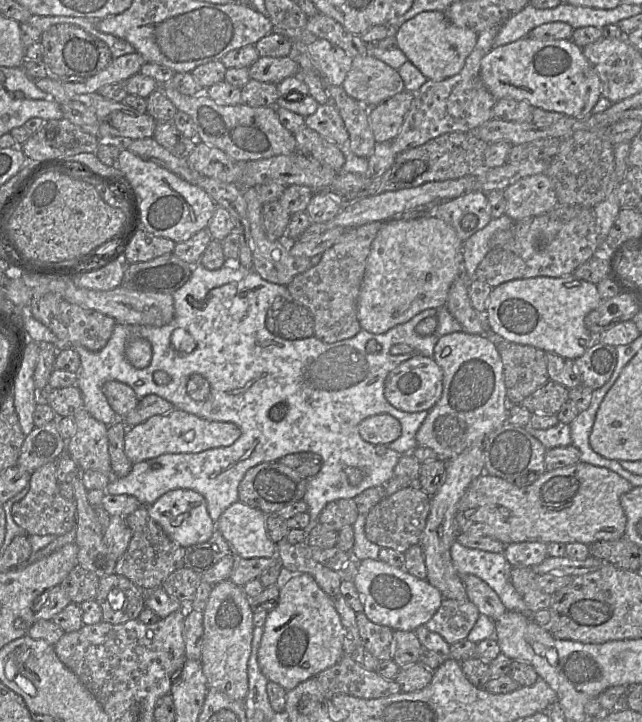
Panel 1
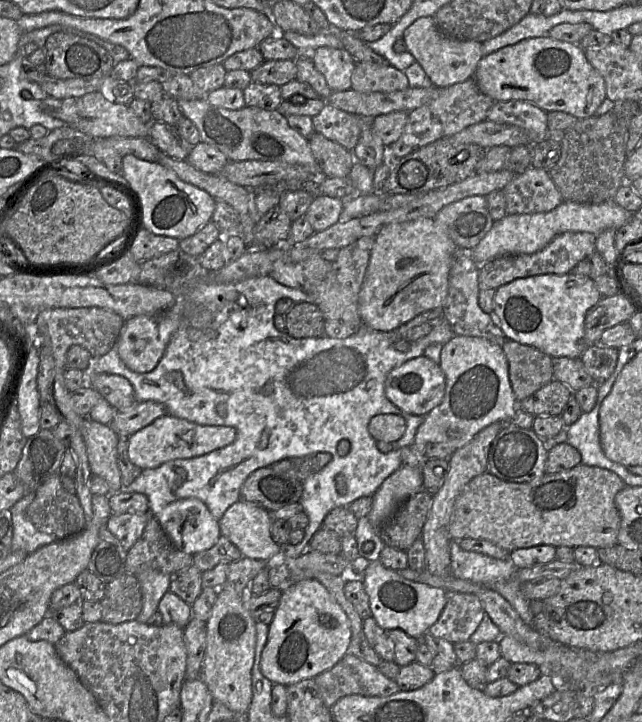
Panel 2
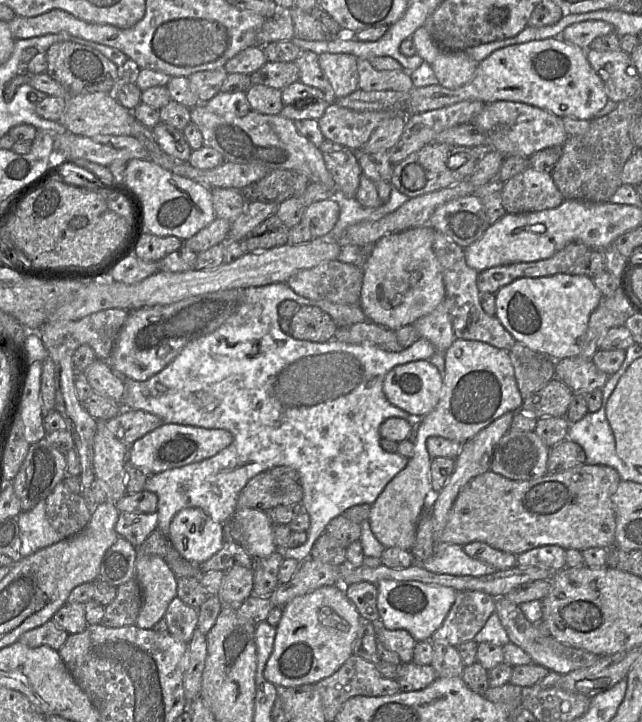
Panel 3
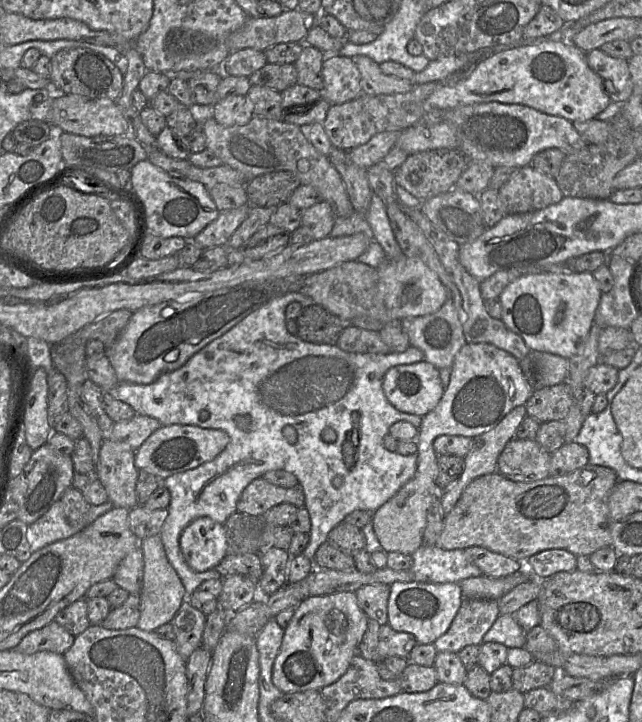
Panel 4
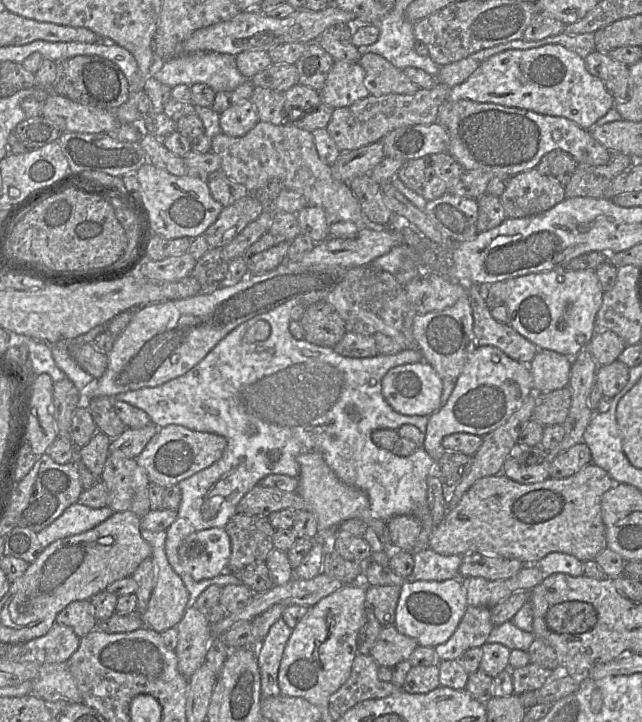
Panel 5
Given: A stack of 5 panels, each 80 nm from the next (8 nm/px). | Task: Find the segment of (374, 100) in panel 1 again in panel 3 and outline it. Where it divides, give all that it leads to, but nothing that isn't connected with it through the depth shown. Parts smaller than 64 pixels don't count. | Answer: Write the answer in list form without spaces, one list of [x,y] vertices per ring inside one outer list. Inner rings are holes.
[[[358,58],[358,89],[364,91],[393,90],[407,92],[414,88],[407,71],[377,70],[368,59]]]

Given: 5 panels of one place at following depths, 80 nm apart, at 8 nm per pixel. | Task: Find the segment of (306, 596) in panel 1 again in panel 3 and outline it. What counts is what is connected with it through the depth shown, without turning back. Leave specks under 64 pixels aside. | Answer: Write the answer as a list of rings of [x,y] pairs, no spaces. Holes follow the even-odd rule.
[[[340,585],[322,586],[296,597],[282,608],[273,651],[264,669],[265,679],[276,687],[295,687],[331,676],[353,654],[360,618]]]

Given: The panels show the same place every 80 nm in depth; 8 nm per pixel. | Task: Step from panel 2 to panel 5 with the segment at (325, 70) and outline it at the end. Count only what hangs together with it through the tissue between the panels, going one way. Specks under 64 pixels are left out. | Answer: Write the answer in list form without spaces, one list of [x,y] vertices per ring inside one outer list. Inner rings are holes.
[[[336,60],[320,91],[322,103],[342,108],[369,96],[364,77],[364,69],[359,63]]]

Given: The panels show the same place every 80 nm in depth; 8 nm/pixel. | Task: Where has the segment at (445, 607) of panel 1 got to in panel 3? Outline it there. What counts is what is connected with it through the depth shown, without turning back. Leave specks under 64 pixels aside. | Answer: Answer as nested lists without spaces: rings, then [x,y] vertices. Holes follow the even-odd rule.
[[[478,591],[457,592],[444,622],[429,641],[454,647],[472,641],[494,613],[495,598],[491,595]]]

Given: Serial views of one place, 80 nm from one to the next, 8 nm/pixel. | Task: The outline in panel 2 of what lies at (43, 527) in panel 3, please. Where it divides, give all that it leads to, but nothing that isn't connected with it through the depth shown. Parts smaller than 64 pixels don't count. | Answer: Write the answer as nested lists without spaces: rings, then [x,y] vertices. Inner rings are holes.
[[[27,492],[11,508],[13,538],[10,551],[23,551],[31,554],[39,548],[59,540],[55,535],[38,531],[26,514],[28,506],[34,499],[34,492]]]

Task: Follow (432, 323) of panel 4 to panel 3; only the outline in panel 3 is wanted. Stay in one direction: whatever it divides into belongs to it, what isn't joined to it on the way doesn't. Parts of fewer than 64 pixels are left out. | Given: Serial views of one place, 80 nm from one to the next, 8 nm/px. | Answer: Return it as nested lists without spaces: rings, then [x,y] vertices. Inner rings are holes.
[[[444,300],[431,313],[417,319],[412,324],[420,338],[431,342],[435,351],[444,353],[458,339],[455,337],[451,316]]]

